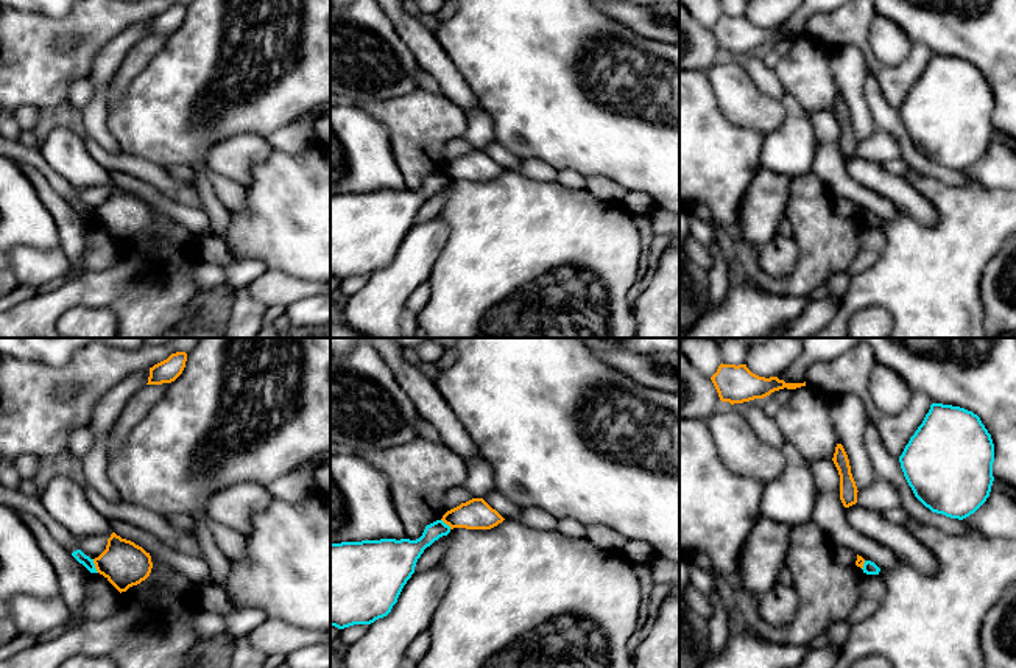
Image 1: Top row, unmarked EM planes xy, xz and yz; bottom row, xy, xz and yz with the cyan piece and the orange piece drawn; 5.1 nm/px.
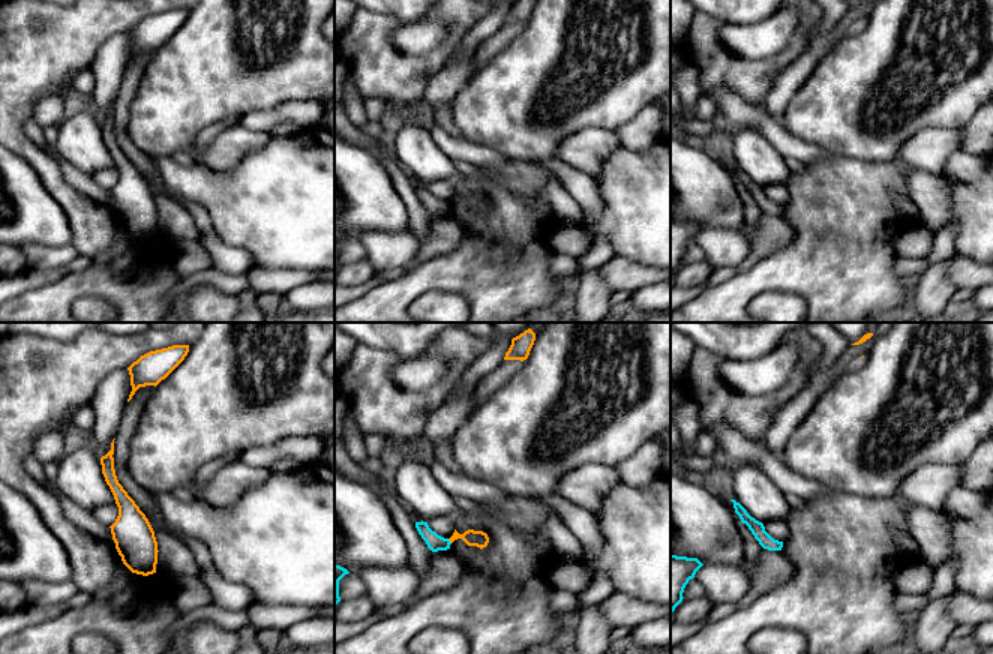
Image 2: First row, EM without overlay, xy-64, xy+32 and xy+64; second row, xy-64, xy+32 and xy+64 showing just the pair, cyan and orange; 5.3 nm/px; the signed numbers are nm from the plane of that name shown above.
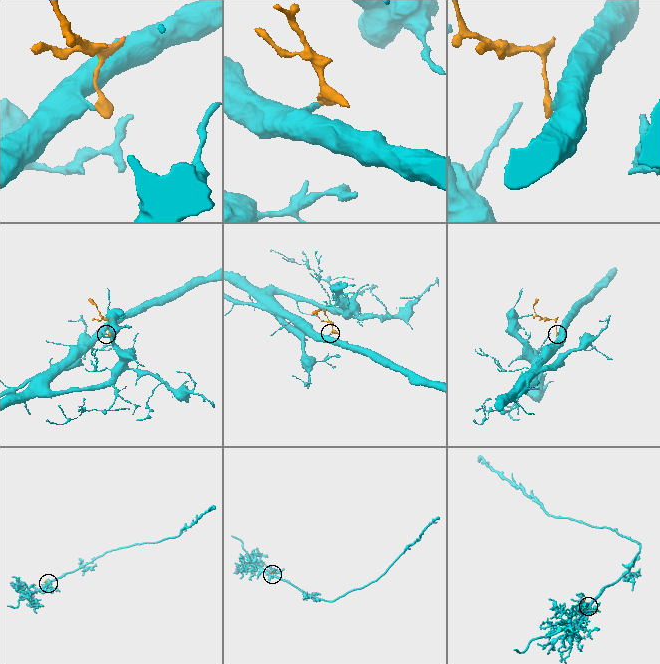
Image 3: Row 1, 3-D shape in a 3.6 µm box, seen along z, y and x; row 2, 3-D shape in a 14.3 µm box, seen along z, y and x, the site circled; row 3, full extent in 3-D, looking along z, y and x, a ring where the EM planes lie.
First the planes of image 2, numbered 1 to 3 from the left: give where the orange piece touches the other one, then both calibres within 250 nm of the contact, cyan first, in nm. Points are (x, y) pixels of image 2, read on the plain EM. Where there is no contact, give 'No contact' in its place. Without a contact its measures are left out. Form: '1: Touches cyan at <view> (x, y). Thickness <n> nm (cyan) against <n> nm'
1: No contact
2: Touches cyan at xy+32 (449, 206). Thickness 90 nm (cyan) against 90 nm
3: No contact

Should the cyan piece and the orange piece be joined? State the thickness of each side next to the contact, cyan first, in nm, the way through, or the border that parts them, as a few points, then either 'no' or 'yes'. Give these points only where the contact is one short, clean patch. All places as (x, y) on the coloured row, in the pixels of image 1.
60 nm thick on the cyan side, 240 nm on the other; border along xy (92, 559), (98, 572); no

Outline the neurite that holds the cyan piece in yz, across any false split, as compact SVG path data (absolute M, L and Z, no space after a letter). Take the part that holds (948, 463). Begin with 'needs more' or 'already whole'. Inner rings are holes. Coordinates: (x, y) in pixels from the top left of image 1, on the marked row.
already whole; M932 403L899 456L915 497L932 512L963 520L990 497L991 434L972 411Z

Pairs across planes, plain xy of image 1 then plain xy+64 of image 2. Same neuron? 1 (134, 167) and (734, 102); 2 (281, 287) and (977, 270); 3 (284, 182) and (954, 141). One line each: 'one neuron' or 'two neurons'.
1: one neuron
2: one neuron
3: two neurons

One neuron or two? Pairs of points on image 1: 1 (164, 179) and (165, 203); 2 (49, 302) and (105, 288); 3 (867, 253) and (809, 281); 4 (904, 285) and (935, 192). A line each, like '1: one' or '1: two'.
1: two
2: one
3: two
4: one

